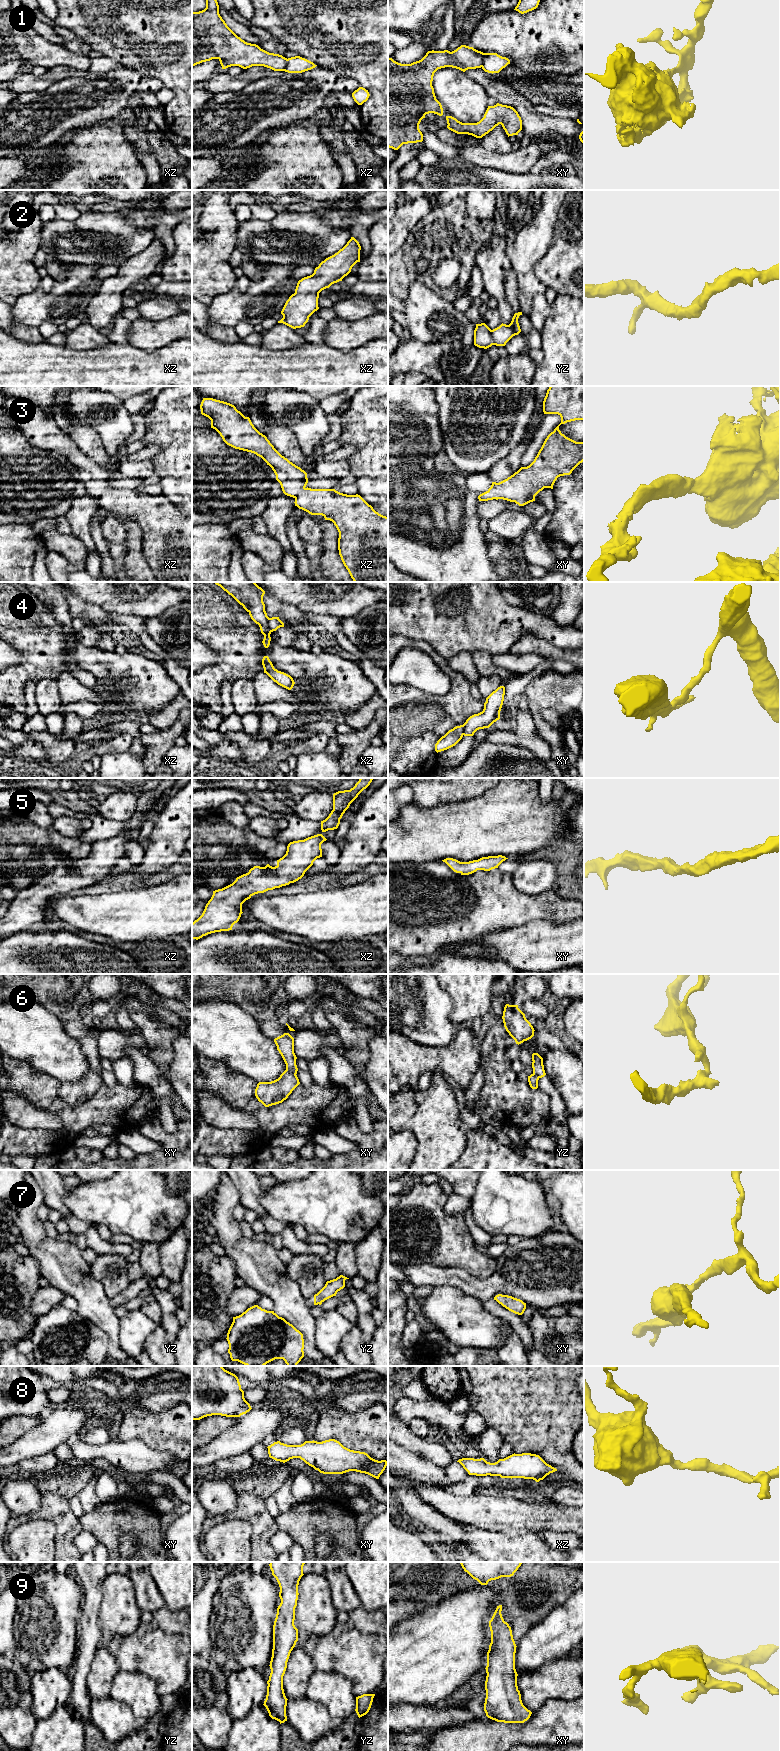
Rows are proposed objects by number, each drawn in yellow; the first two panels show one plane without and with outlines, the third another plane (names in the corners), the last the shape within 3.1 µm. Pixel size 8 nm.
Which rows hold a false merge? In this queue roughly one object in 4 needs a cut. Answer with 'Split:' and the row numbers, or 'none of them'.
Split: 1, 4, 6

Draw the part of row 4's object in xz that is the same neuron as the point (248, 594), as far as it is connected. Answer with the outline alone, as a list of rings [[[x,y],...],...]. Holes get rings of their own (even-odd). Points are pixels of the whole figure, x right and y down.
[[[213,582],[231,595],[249,613],[251,619],[259,625],[264,635],[265,648],[270,645],[271,637],[268,628],[269,617],[265,611],[263,596],[265,591],[255,582]]]

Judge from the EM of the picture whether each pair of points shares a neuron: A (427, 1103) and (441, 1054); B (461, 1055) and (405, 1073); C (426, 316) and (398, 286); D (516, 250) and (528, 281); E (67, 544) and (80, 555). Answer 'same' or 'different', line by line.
A: different
B: same
C: different
D: same
E: same

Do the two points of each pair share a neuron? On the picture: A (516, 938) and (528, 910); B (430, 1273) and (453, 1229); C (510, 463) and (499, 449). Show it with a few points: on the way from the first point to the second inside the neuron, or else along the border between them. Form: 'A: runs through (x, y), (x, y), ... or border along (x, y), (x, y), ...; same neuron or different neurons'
A: border along (544, 919), (533, 919), (519, 926), (498, 931); different neurons
B: border along (411, 1264), (431, 1263), (458, 1268); different neurons
C: border along (521, 439), (487, 471); different neurons

